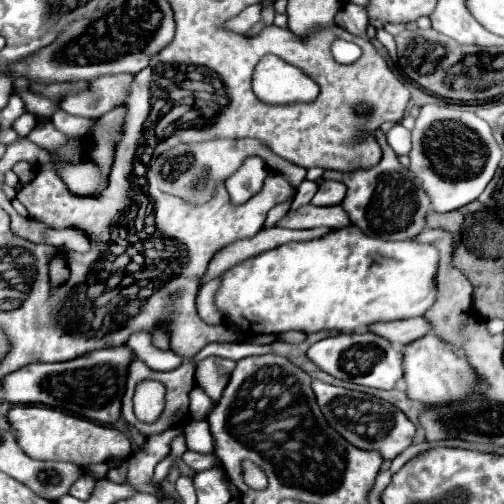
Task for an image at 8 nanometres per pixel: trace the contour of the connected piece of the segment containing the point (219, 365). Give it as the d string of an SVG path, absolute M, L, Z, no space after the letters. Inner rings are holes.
M208 357L198 363L196 367L196 385L206 391L206 395L216 403L222 395L222 389L228 383L228 377L234 369L234 361L220 359L220 357Z

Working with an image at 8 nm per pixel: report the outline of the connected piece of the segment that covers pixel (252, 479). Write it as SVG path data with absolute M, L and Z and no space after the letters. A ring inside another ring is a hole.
M252 461L244 463L244 479L246 479L246 483L252 489L264 489L266 487L266 475L264 475L264 471L258 465L254 465Z

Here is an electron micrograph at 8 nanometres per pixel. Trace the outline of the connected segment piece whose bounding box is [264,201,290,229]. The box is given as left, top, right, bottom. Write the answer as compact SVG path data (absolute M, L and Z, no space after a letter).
M288 201L288 203L280 203L280 205L276 205L276 207L268 213L268 217L266 217L266 221L264 221L264 229L274 227L274 225L288 213L288 207L290 207L290 201Z

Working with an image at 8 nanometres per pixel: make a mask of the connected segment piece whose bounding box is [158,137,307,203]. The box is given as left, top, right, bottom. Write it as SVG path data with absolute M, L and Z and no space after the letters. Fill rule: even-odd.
M210 139L210 141L204 141L204 143L178 143L176 147L168 149L166 153L162 153L158 157L158 171L160 171L160 189L164 193L170 193L170 195L176 195L176 197L184 197L192 203L204 203L212 197L212 191L216 187L218 181L224 181L228 179L240 165L246 157L250 155L258 155L262 157L271 171L282 173L287 179L292 181L292 187L298 187L300 181L304 181L307 170L300 167L300 165L294 165L282 157L276 157L276 153L256 141L256 139Z

